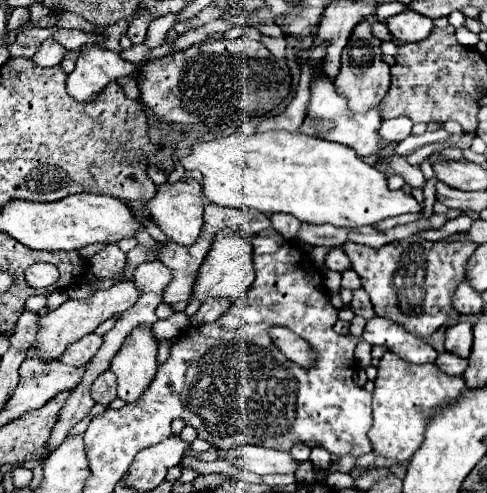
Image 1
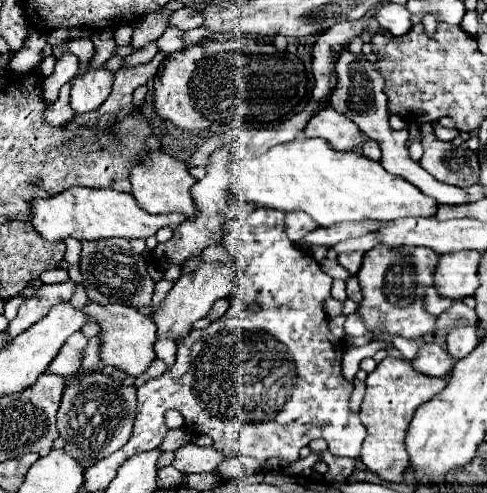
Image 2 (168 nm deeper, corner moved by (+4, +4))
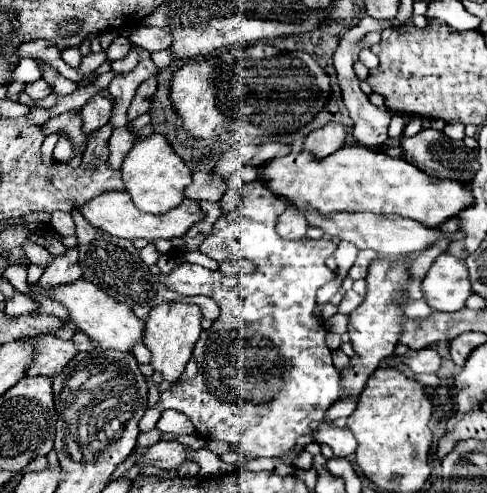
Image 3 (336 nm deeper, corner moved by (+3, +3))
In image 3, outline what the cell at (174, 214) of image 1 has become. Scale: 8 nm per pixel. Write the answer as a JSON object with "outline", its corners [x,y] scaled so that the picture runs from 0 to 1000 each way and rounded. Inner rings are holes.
{"outline":[[[314,270],[294,286],[285,286],[261,310],[248,339],[248,363],[257,371],[261,391],[273,400],[273,412],[281,424],[314,436],[335,436],[359,424],[363,416],[372,416],[372,408],[380,404],[376,387],[392,371],[392,347],[376,331],[376,323],[355,310],[343,282],[326,270]]]}

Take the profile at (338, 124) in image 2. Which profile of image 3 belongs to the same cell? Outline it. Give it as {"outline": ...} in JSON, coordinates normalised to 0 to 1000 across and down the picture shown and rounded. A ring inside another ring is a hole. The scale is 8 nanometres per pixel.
{"outline":[[[671,249],[655,262],[643,262],[626,290],[622,302],[647,306],[651,318],[671,318],[680,310],[688,310],[692,302],[700,302],[713,290],[717,278],[717,258],[704,249]]]}

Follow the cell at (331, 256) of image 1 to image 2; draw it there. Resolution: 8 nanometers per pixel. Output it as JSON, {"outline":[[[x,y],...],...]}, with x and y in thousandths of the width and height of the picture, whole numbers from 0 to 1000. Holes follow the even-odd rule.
{"outline":[[[723,511],[723,515],[694,515],[694,531],[719,552],[735,556],[739,535],[743,535],[743,511]]]}

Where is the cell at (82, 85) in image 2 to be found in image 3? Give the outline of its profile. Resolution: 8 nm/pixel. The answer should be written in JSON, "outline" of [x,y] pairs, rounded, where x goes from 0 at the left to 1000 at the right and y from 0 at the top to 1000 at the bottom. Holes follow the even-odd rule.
{"outline":[[[195,193],[179,205],[179,213],[166,221],[166,241],[170,241],[170,270],[183,274],[199,266],[203,258],[220,254],[228,237],[228,205],[216,201],[211,193]]]}

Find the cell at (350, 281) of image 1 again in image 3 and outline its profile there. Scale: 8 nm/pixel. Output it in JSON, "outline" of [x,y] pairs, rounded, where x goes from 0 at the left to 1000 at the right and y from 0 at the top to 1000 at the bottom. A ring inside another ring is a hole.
{"outline":[[[713,590],[708,602],[704,602],[704,611],[696,615],[696,635],[717,639],[741,611],[745,611],[745,602],[741,602],[737,594],[729,594],[729,590]]]}

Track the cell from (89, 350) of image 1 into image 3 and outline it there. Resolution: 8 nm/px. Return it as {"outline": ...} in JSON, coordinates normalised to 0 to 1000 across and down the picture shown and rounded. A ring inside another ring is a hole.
{"outline":[[[113,680],[84,684],[76,692],[76,732],[68,736],[64,761],[97,761],[109,765],[129,757],[142,732],[158,720],[158,700],[150,692],[117,688]]]}

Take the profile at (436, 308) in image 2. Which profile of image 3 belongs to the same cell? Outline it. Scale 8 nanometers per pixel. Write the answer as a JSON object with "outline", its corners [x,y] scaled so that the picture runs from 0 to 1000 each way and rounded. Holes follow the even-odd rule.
{"outline":[[[873,602],[860,606],[860,611],[840,611],[832,619],[832,639],[840,647],[877,647],[885,635],[893,635],[893,631],[881,623],[881,615],[877,615]]]}

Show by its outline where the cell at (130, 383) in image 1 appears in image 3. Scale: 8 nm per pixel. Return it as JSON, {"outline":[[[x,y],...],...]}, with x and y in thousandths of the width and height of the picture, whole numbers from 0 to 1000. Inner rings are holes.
{"outline":[[[158,566],[154,574],[125,578],[125,582],[97,590],[97,598],[105,606],[129,615],[142,627],[142,643],[195,696],[199,708],[207,708],[207,712],[236,708],[236,712],[269,716],[277,700],[294,696],[298,655],[285,643],[277,643],[277,635],[273,635],[273,627],[265,627],[265,619],[232,611],[211,586],[199,586],[199,578],[170,570],[170,566]]]}

